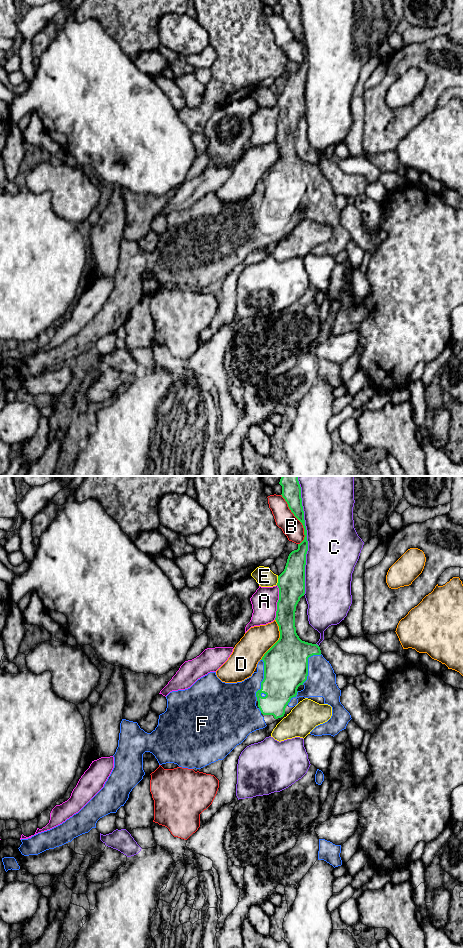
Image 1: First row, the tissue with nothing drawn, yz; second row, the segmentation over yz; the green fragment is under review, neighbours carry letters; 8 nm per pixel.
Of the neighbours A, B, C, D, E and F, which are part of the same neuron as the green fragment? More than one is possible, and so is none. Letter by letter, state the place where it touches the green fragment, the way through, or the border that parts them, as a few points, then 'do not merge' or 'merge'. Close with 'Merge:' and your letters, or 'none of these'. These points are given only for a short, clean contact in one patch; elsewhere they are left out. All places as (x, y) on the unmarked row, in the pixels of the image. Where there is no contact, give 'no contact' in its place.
A: yz (277, 122) | do not merge
B: yz (297, 38) | do not merge
C: yz (306, 57) | do not merge
D: yz (279, 159) | do not merge
E: yz (278, 100) | do not merge
F: yz (263, 200) | merge
Merge: F

